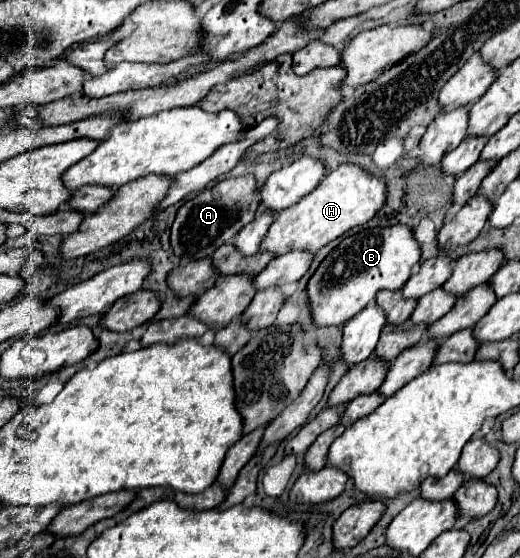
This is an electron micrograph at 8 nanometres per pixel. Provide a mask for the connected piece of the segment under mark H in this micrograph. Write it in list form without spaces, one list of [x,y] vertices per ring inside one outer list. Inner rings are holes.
[[[342,164],[326,174],[314,192],[310,192],[290,208],[284,208],[276,216],[276,222],[270,226],[260,250],[272,252],[276,256],[300,248],[318,252],[322,246],[336,240],[350,228],[362,226],[372,220],[386,204],[386,194],[386,182],[382,178],[372,176],[356,164]]]

